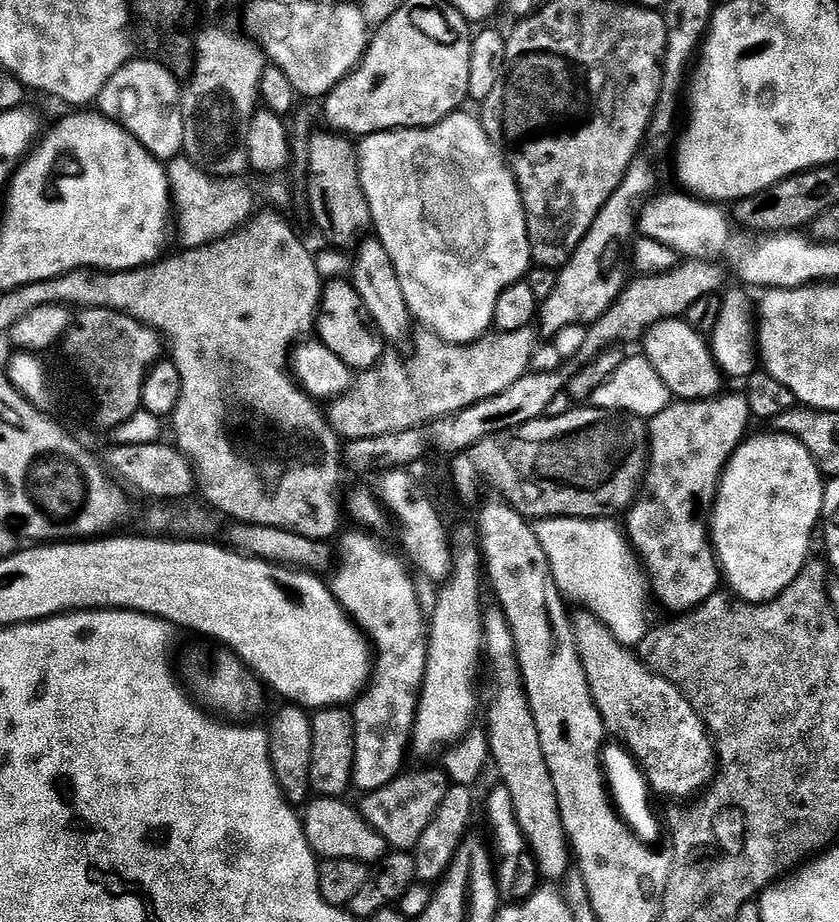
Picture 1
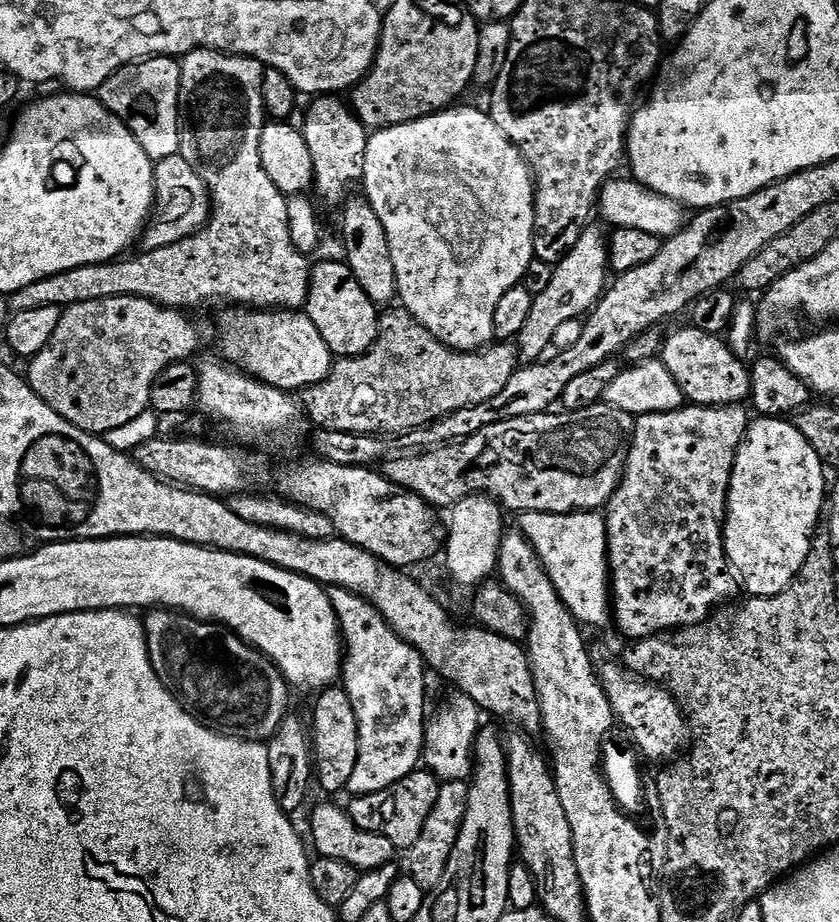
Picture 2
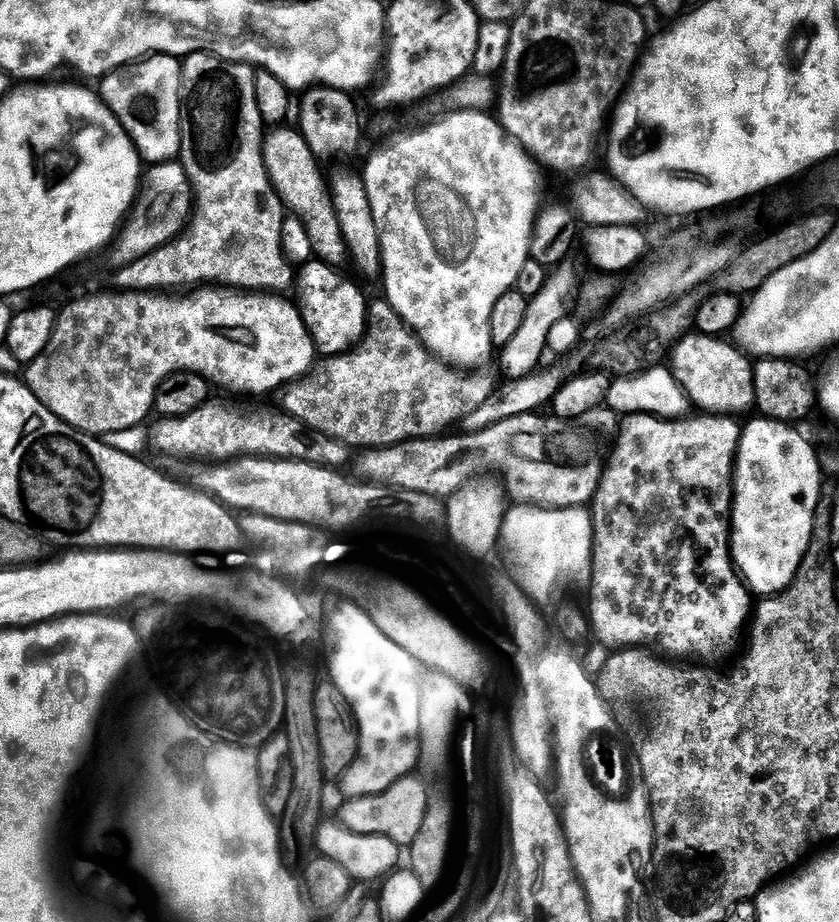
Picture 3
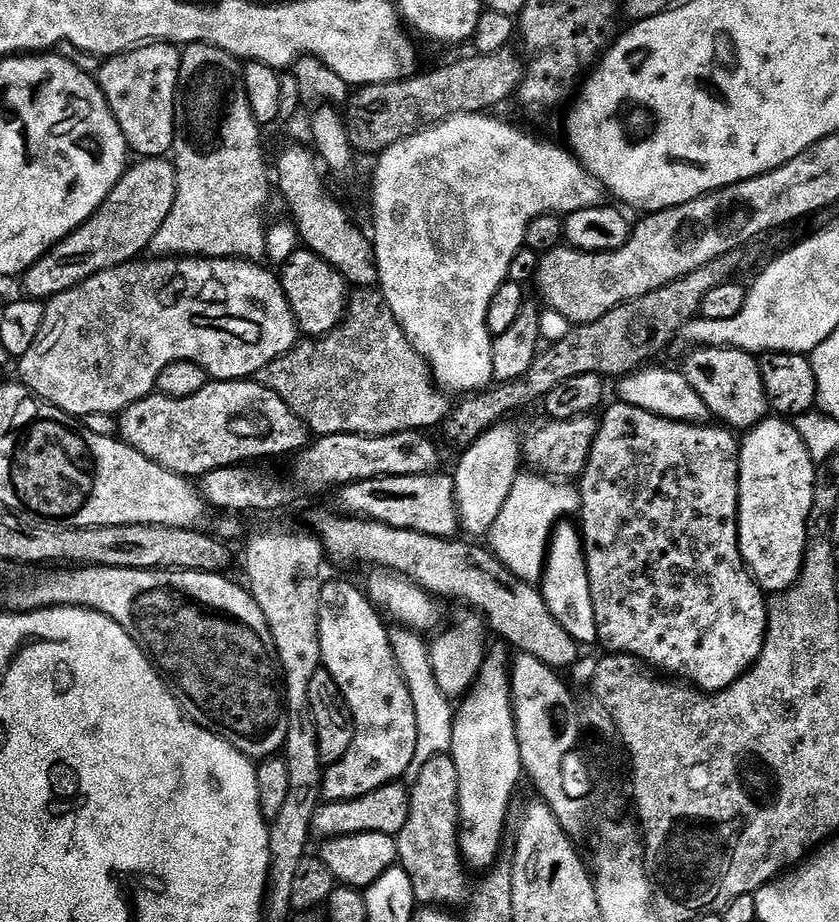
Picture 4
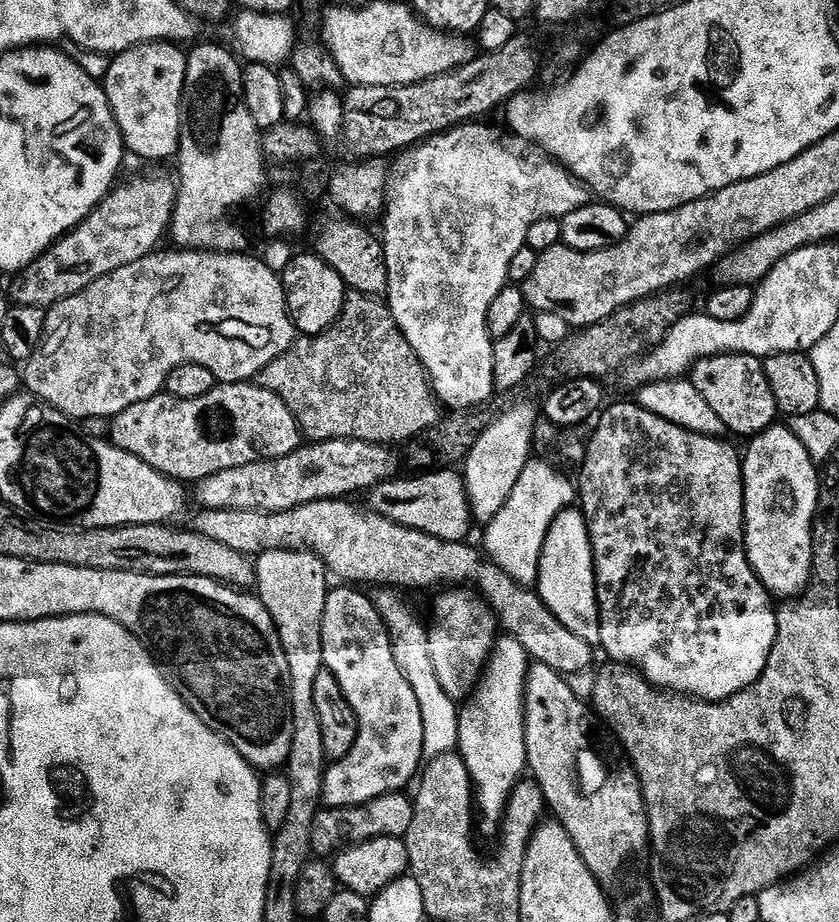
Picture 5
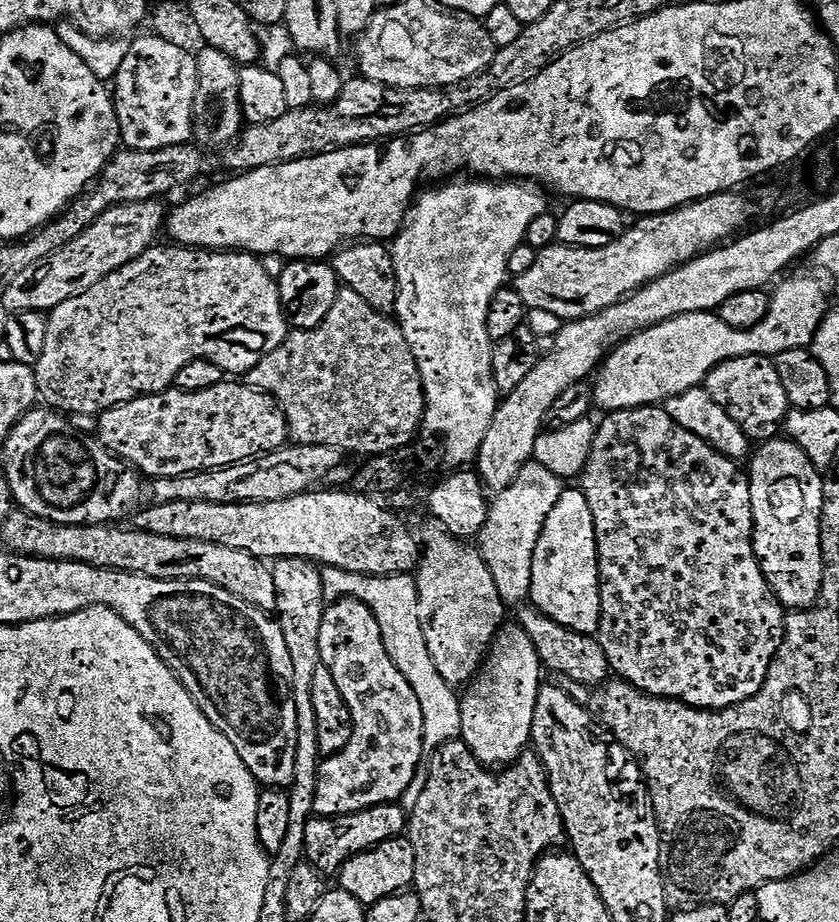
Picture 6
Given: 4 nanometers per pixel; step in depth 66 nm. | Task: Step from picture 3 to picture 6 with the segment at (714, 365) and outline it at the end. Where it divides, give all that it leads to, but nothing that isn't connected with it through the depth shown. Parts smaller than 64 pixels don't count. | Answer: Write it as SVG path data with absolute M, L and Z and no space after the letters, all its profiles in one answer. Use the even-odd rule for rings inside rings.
M743 356L722 362L710 370L702 387L738 426L742 426L746 435L756 442L773 439L777 435L776 427L779 429L785 423L785 416L790 409L776 365L767 356Z

